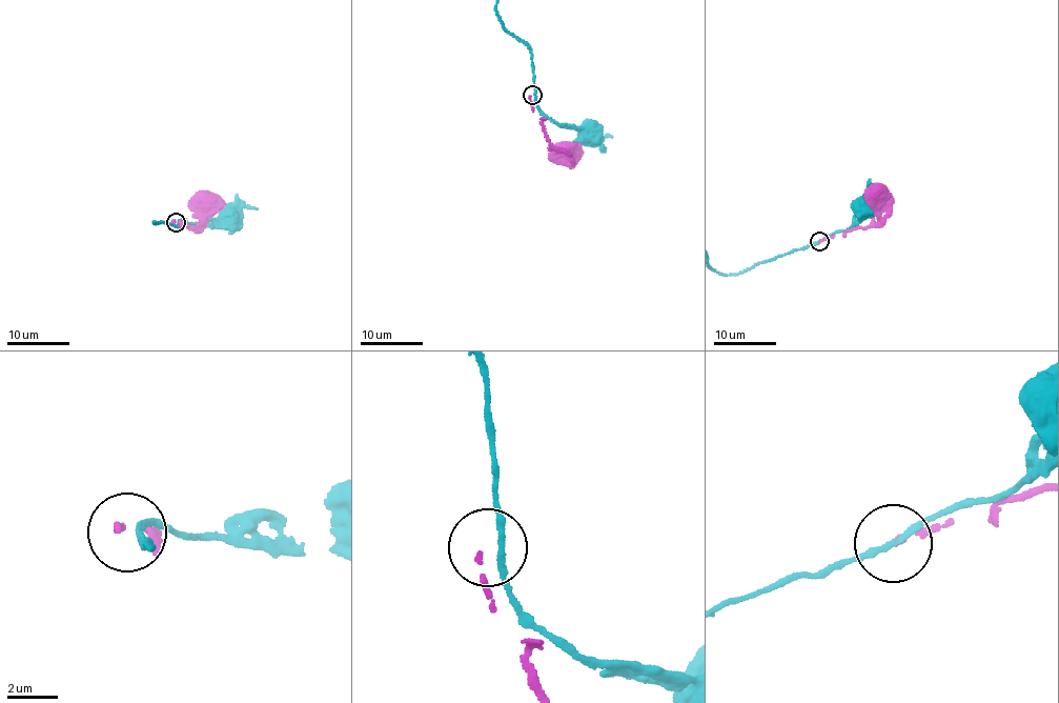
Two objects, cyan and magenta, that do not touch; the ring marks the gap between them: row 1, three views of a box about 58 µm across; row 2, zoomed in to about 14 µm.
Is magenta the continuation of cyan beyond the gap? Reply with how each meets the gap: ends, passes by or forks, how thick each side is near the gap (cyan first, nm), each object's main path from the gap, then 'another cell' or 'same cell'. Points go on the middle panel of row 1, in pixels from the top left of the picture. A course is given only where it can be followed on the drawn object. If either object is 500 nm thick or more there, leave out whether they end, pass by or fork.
cyan passes by; magenta ends there; 240 nm thick on the cyan side, 190 nm on the other; cyan runs (534, 95), (541, 109), (554, 122), (577, 127), (582, 135), (589, 134); magenta runs (531, 96), (533, 112), (543, 122), (545, 137), (554, 146), (567, 152), (565, 154); another cell

